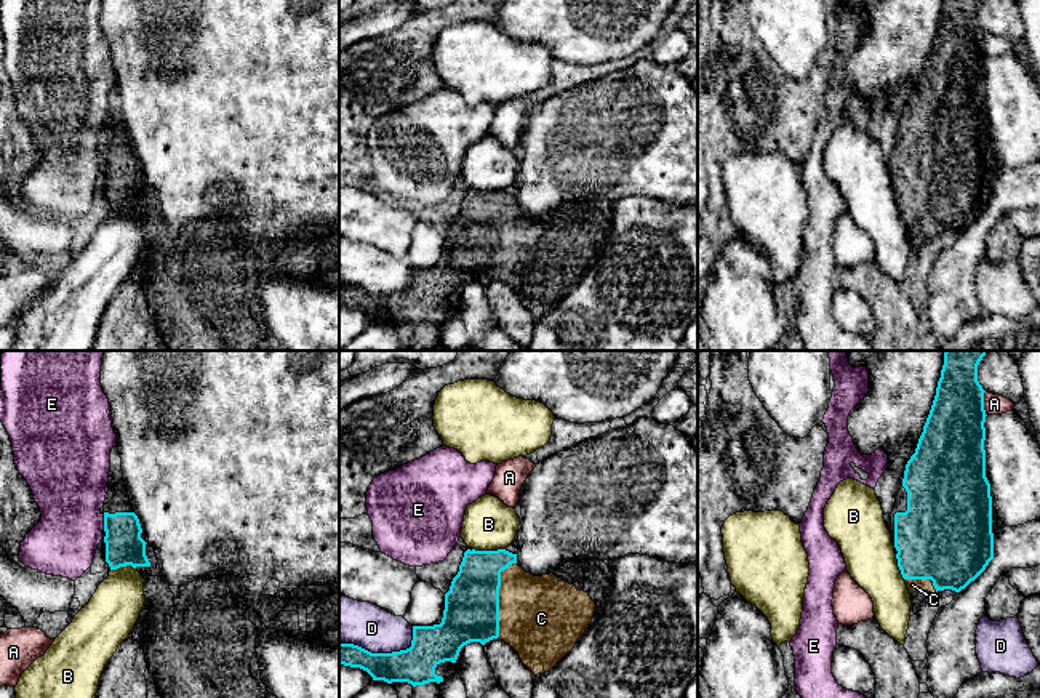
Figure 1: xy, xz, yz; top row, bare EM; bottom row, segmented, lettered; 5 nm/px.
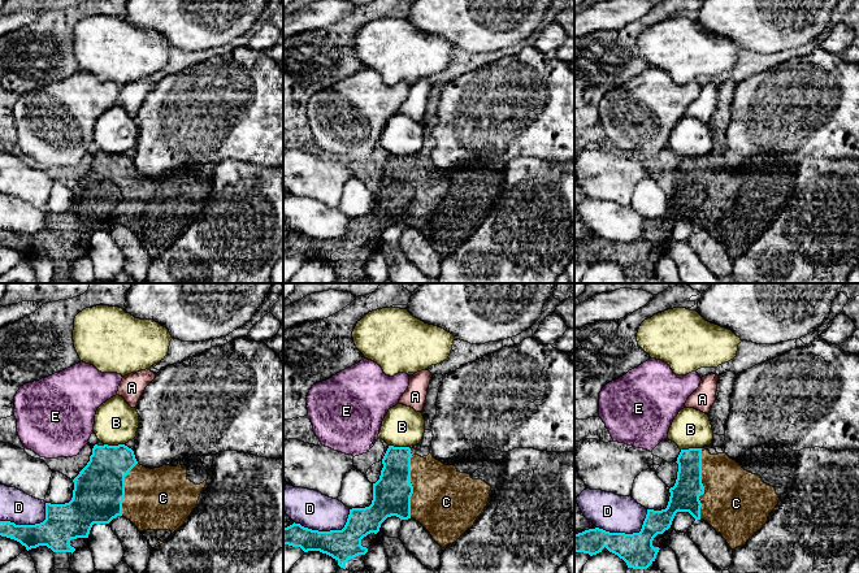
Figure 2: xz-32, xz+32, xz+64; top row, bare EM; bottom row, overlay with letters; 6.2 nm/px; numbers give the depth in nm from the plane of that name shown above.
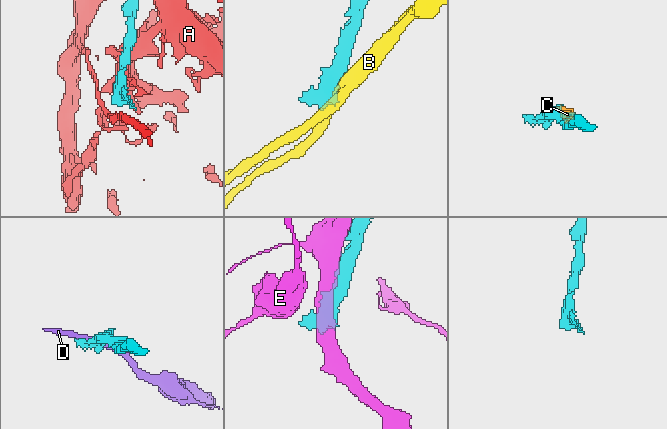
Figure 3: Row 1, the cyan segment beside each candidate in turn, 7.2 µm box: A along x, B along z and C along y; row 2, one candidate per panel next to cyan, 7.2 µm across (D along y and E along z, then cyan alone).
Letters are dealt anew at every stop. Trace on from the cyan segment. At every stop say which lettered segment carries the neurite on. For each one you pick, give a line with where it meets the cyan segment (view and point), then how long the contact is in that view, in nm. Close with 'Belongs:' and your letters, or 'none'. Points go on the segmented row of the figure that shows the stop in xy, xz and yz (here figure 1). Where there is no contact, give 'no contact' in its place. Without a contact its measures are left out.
C: contact xz (498, 597); length 400 nm
Belongs: C

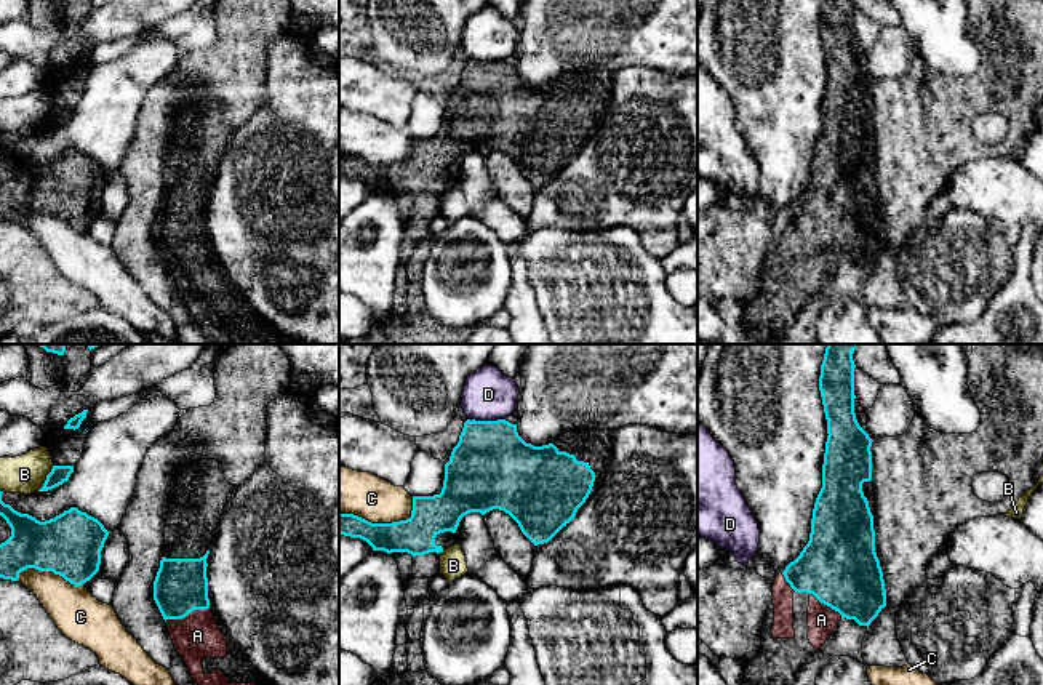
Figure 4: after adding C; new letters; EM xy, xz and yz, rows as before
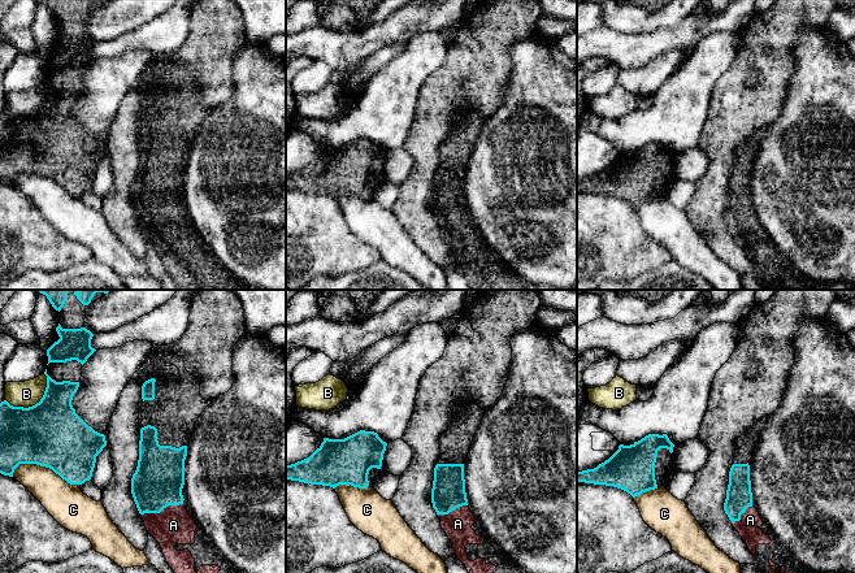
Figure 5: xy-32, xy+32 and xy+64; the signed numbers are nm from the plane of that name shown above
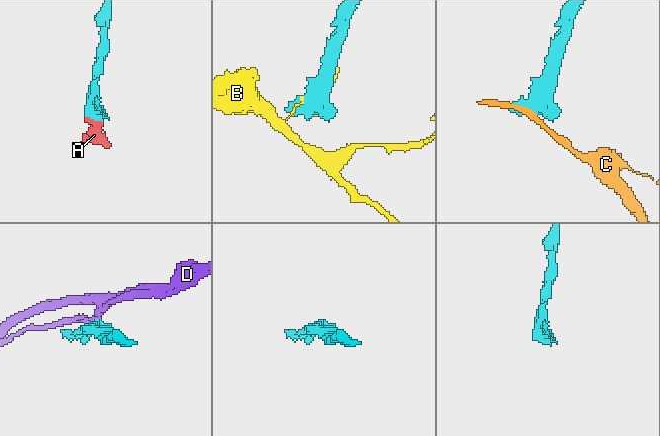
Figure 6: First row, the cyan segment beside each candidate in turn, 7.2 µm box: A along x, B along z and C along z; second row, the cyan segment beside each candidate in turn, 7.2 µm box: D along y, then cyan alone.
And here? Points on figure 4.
A: contact xy (186, 615); length 240 nm
Belongs: A

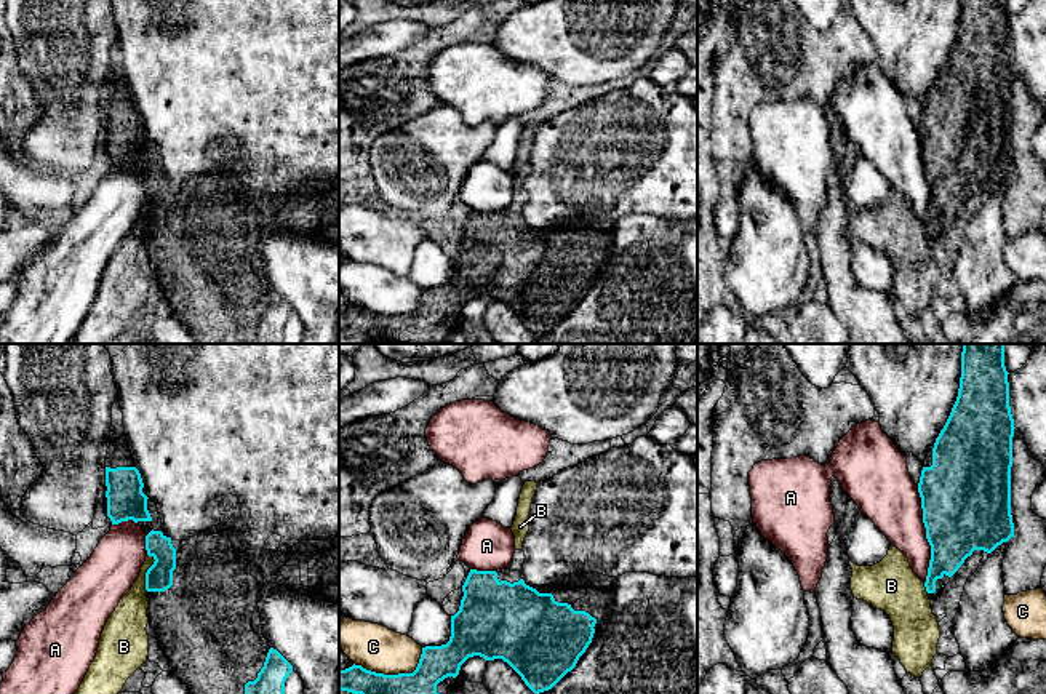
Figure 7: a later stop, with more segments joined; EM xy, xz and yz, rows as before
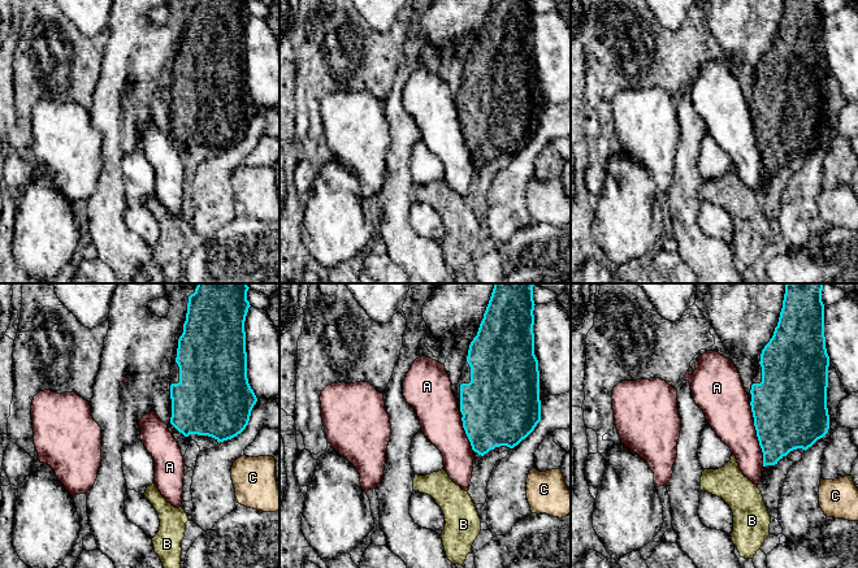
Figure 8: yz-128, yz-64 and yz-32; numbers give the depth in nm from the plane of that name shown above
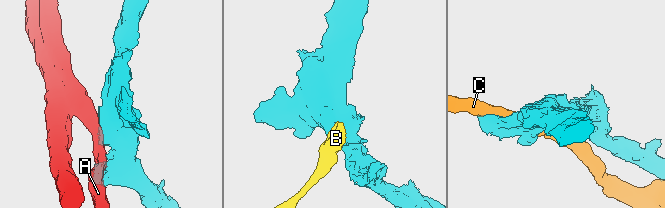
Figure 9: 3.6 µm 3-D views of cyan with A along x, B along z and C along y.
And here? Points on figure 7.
Belongs: none

